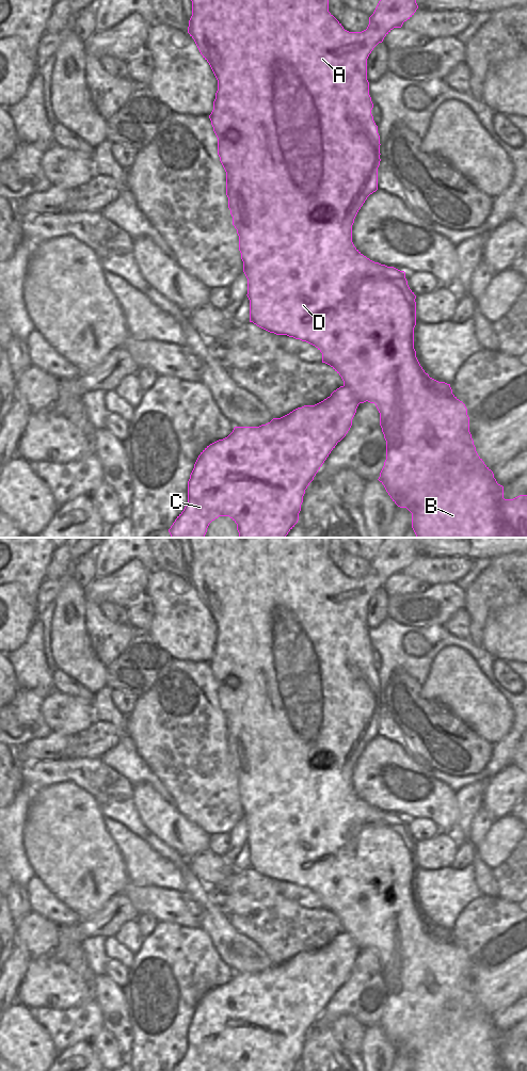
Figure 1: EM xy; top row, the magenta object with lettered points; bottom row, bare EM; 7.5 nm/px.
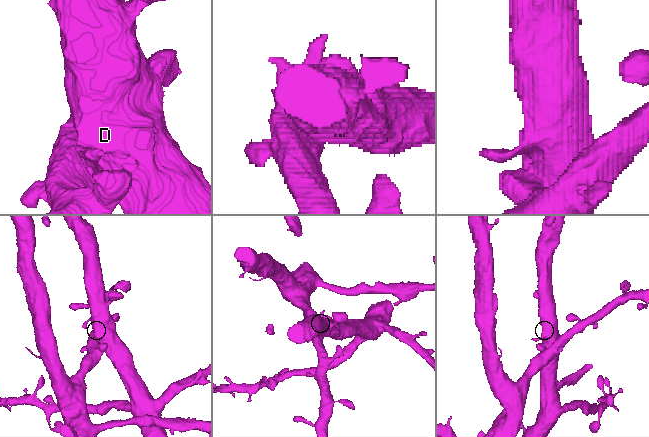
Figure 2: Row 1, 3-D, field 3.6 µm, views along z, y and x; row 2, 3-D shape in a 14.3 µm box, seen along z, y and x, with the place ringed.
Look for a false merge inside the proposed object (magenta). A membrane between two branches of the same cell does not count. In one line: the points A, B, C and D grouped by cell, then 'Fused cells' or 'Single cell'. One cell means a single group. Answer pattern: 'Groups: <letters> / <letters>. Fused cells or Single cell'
Groups: A B D / C. Fused cells.

